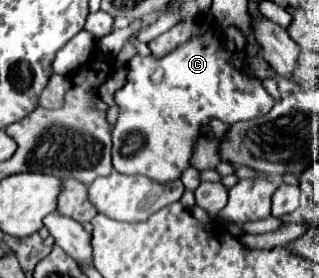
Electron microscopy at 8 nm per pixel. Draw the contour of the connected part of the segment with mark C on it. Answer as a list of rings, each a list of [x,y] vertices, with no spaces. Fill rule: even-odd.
[[[199,18],[181,22],[195,22],[201,34],[191,36],[163,58],[135,54],[127,64],[127,82],[115,94],[119,118],[113,128],[113,168],[121,174],[143,174],[155,182],[177,180],[189,166],[191,146],[203,124],[213,118],[225,124],[253,120],[275,104],[261,80],[245,76],[231,64],[233,52],[223,48],[213,22]]]

